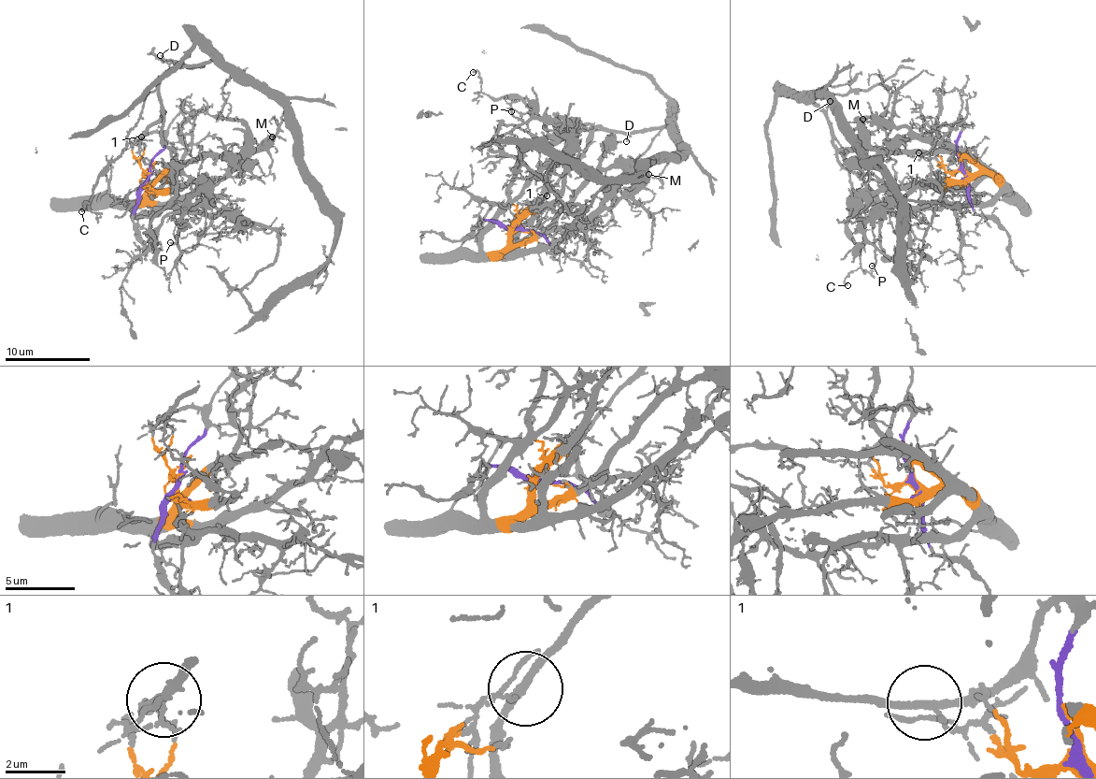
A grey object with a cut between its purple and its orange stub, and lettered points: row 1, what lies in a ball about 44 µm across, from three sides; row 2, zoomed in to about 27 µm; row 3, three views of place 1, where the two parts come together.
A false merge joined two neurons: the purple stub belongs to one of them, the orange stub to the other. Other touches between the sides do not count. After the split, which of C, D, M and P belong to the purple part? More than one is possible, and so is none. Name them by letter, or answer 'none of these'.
C, D

